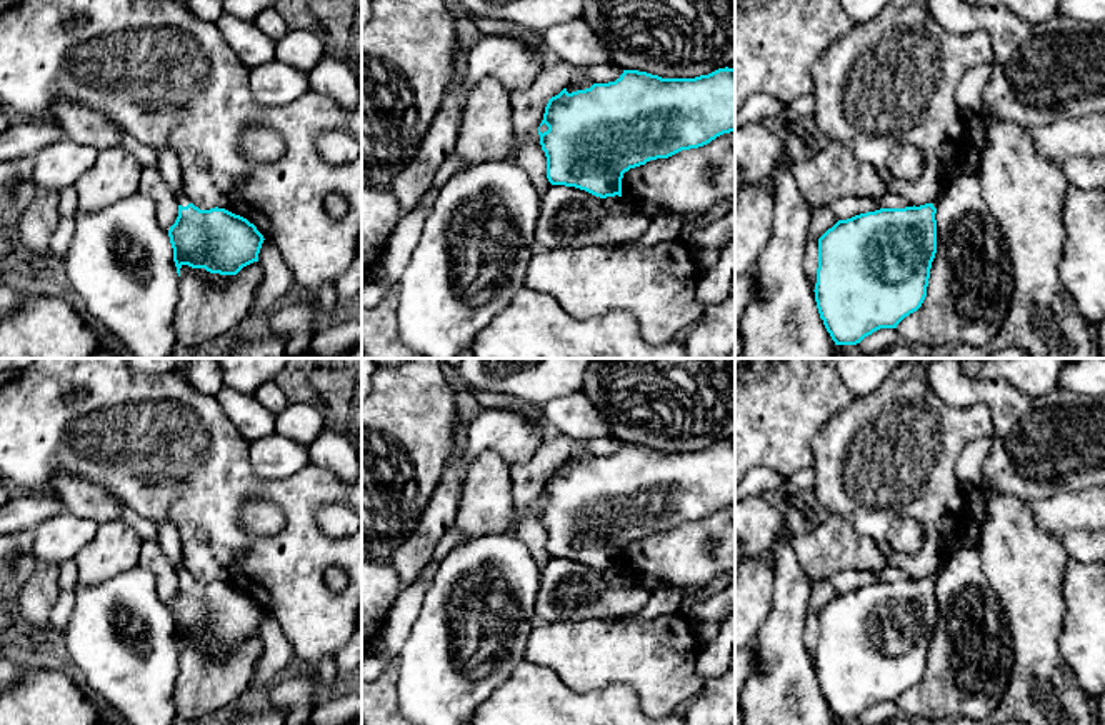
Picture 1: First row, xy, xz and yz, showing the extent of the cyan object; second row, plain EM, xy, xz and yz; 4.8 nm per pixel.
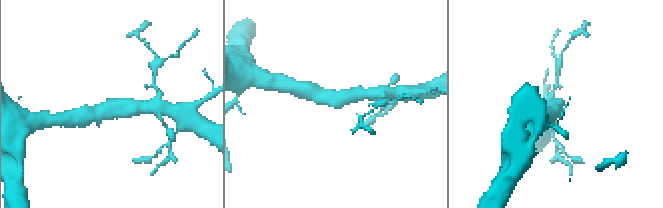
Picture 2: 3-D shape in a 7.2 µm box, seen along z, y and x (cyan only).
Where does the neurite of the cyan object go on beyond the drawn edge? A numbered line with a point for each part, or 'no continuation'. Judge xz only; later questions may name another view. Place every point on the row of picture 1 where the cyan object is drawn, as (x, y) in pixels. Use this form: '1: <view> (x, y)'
no continuation

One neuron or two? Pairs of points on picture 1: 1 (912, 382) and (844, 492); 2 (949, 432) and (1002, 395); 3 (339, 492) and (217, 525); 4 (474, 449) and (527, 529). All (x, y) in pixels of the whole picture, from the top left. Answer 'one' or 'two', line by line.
1: one
2: two
3: one
4: two

